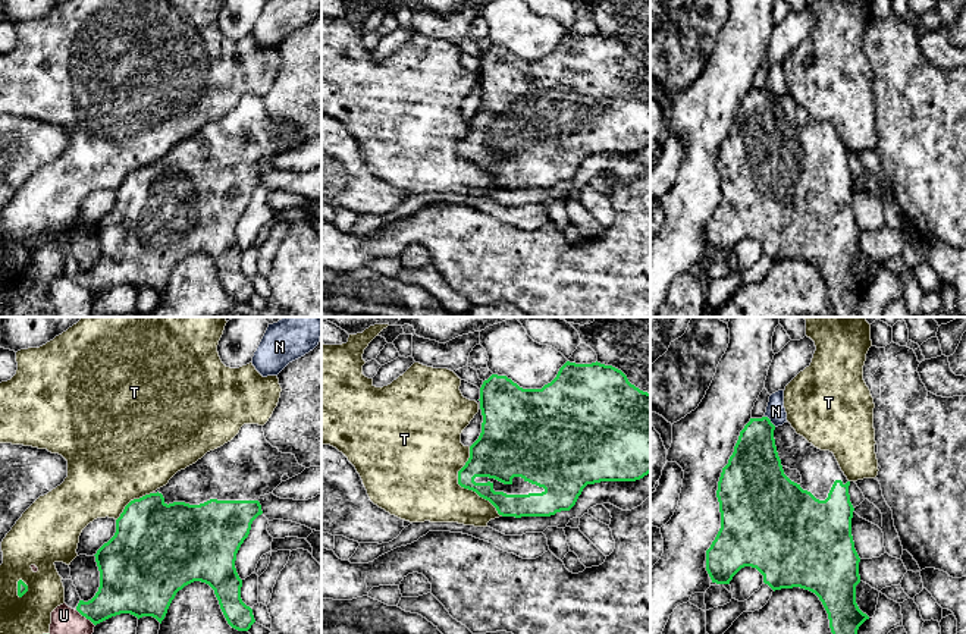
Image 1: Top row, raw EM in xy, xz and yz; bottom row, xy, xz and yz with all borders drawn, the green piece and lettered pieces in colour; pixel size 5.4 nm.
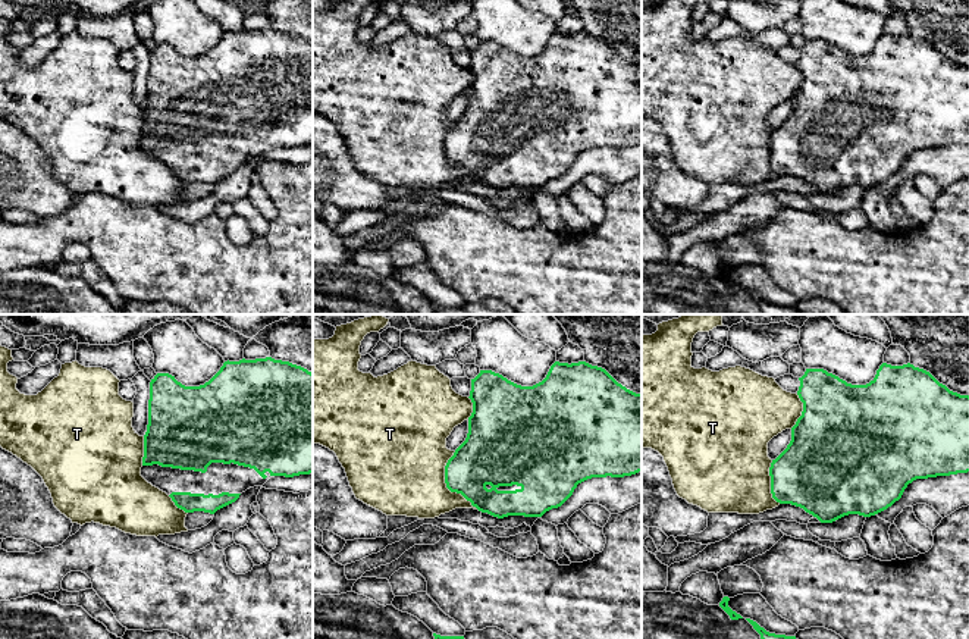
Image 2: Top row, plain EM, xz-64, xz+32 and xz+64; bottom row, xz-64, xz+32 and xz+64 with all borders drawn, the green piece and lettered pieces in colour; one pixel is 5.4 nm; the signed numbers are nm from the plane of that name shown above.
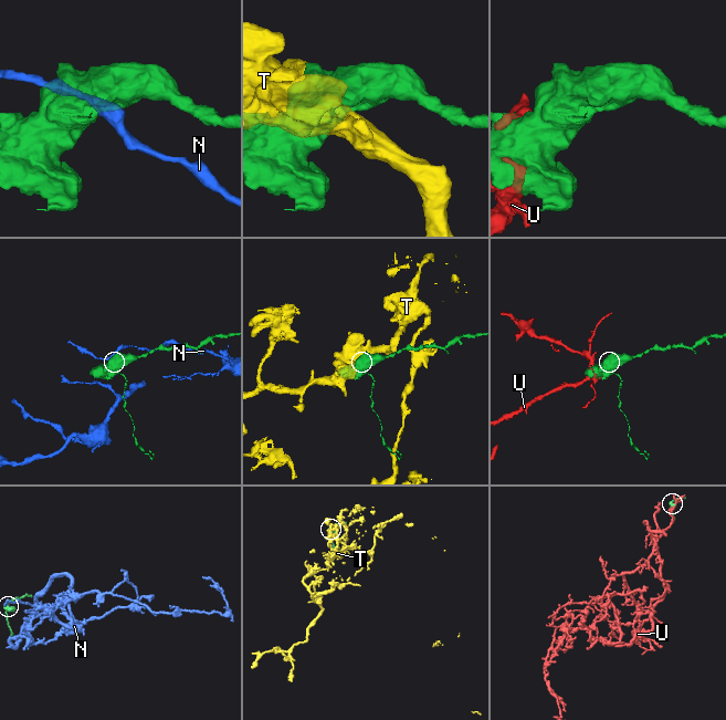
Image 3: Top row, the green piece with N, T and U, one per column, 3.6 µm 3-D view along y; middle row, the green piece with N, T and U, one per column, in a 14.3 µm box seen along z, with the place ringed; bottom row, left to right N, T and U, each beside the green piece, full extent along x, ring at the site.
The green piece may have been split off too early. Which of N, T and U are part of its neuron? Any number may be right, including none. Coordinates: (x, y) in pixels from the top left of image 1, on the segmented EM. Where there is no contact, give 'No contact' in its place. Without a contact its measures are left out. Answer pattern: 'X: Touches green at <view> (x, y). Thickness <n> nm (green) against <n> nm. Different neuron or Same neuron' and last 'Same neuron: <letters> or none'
N: Touches green at yz (770, 421). Thickness 280 nm (green) against 110 nm. Different neuron
T: Touches green at xz (463, 486). Thickness 260 nm (green) against 440 nm. Different neuron
U: Touches green at xy (85, 617). Thickness 260 nm (green) against 150 nm. Different neuron
Same neuron: none

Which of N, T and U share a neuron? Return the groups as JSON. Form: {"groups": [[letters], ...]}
{"groups": [["N"], ["T"], ["U"]]}

